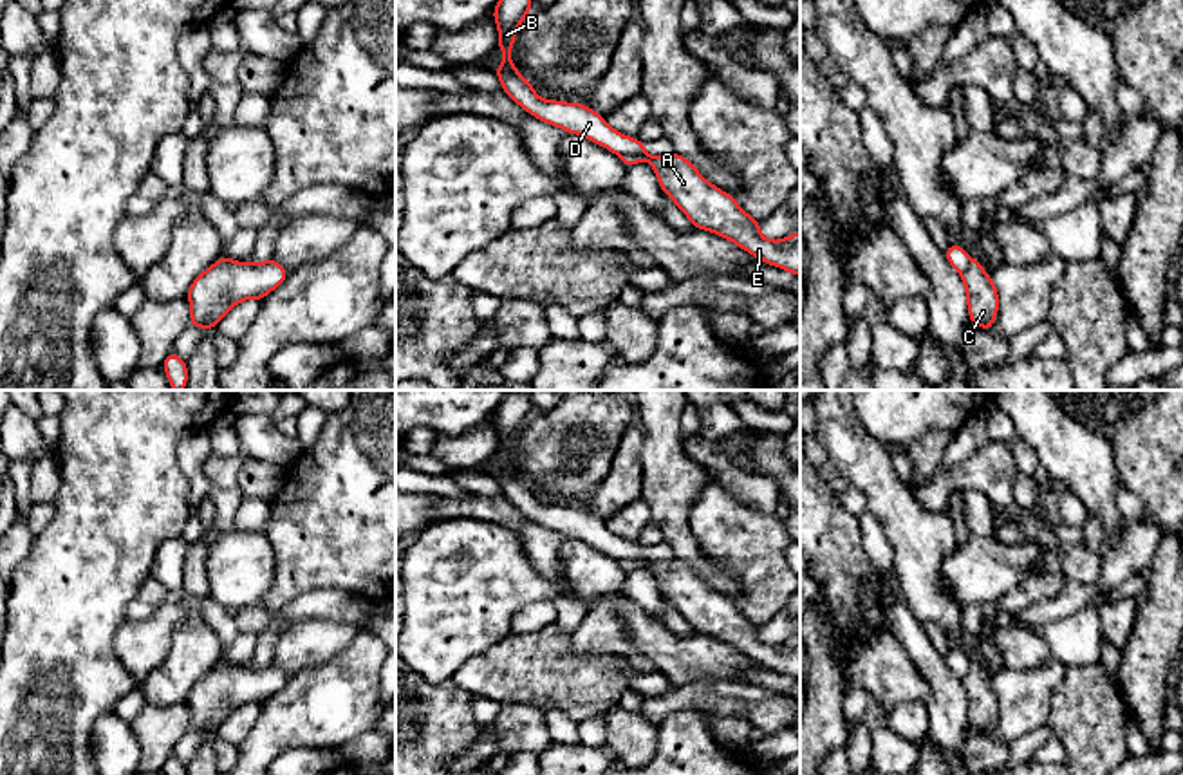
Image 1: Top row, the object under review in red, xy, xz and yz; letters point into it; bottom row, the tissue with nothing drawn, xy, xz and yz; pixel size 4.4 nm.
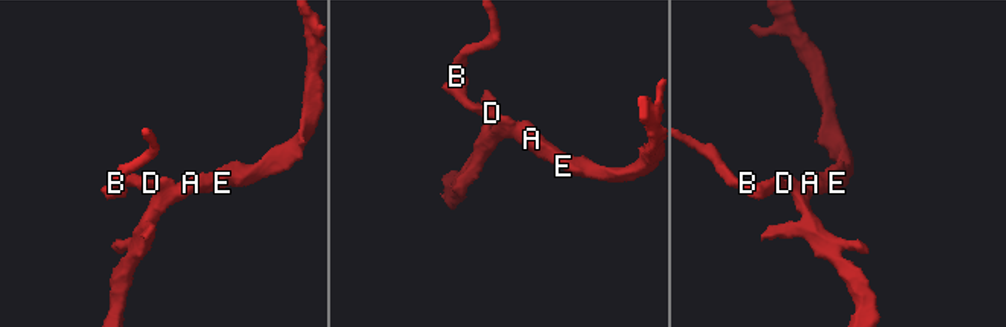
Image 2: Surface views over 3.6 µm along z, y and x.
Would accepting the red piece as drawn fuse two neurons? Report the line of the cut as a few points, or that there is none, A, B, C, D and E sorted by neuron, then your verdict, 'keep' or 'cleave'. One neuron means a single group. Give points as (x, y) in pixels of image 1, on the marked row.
xz (643, 150), (633, 156), (620, 156) | A C E / B D | cleave

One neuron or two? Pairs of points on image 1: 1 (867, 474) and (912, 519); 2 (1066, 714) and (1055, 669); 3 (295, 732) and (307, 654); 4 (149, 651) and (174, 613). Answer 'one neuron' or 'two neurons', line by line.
1: one neuron
2: two neurons
3: two neurons
4: one neuron

